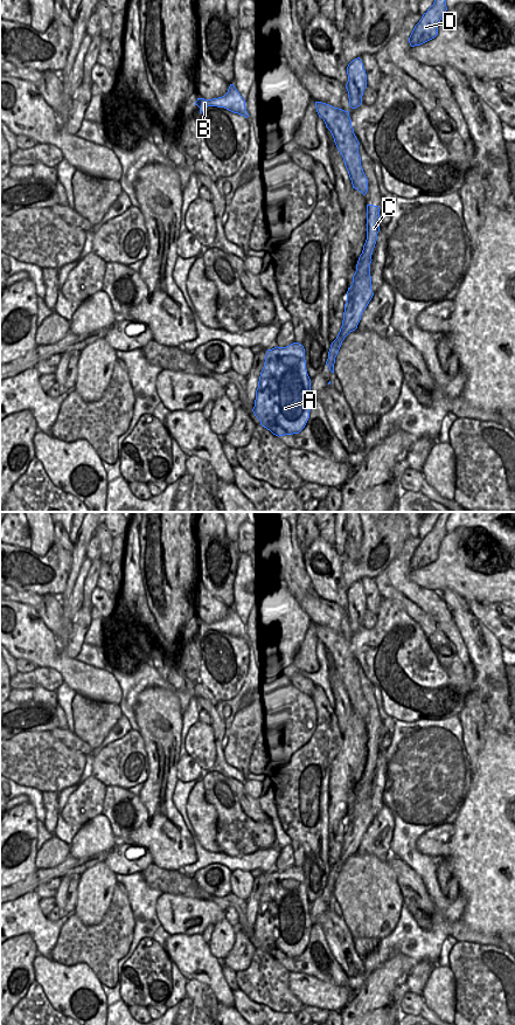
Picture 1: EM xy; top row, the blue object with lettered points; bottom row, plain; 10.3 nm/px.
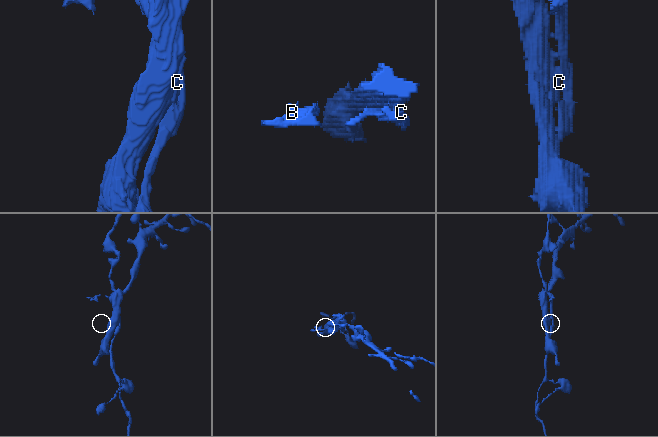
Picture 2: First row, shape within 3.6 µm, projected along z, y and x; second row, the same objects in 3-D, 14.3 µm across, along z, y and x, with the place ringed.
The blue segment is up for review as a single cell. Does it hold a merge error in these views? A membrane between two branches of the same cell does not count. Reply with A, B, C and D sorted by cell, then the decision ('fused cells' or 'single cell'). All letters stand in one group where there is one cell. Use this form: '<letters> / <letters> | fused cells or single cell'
A C D / B | fused cells

